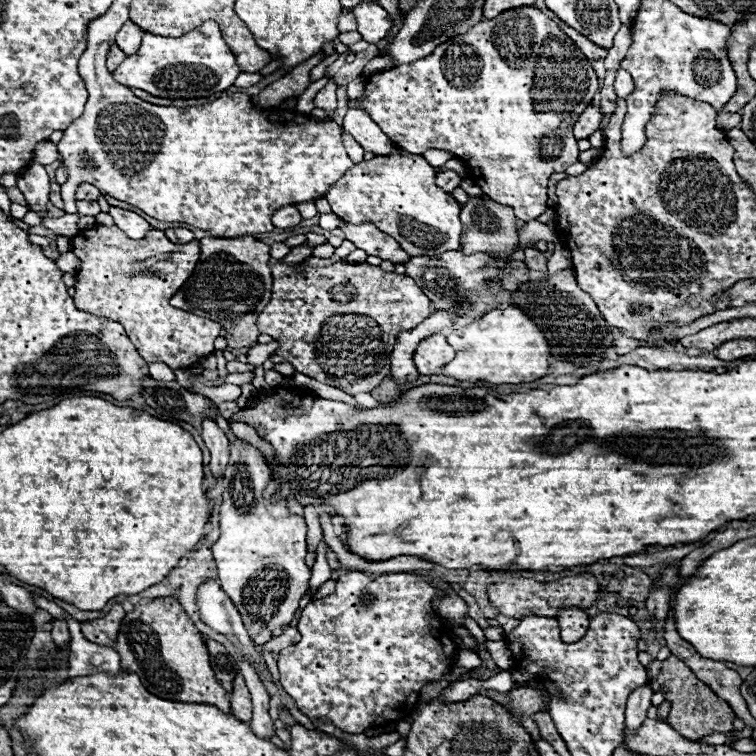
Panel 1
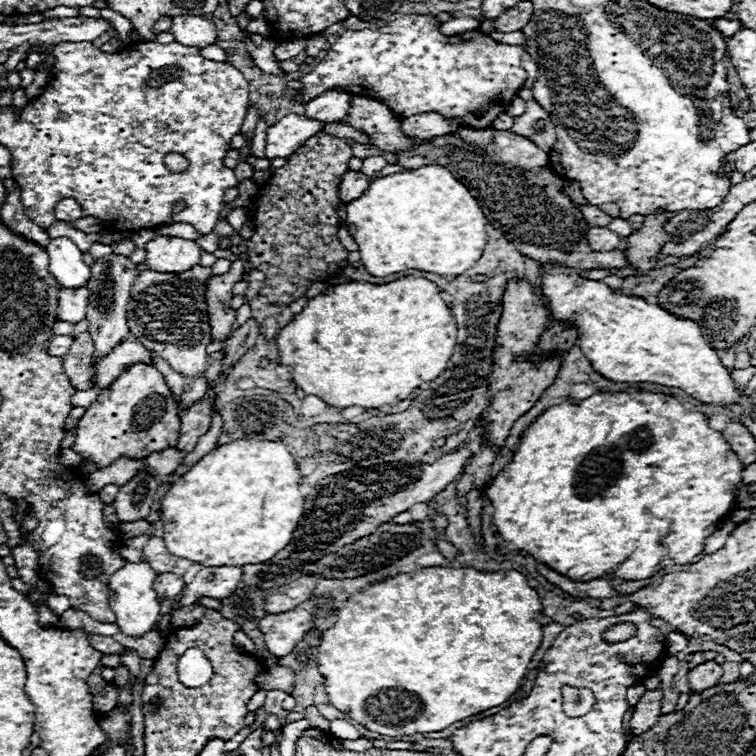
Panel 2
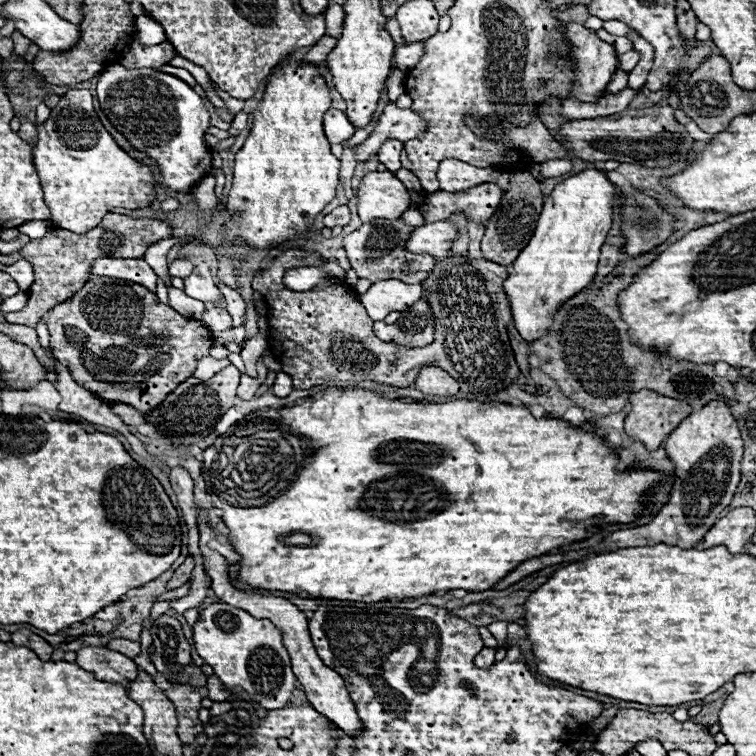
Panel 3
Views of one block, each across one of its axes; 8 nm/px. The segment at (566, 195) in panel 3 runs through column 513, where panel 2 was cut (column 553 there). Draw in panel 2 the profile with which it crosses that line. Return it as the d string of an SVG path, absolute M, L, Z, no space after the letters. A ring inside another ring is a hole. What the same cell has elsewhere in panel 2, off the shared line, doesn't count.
M552 264L550 268L542 268L540 276L542 276L542 294L550 304L554 320L568 318L576 322L576 328L580 334L578 344L598 374L614 382L628 382L628 384L656 382L668 388L682 388L688 396L700 400L702 404L732 406L742 398L742 390L734 386L732 374L728 372L728 368L722 366L718 352L704 340L698 324L694 324L692 320L678 318L666 312L664 308L660 308L658 304L646 304L644 298L618 294L602 282L580 278L578 272L566 274L560 270L558 264Z

